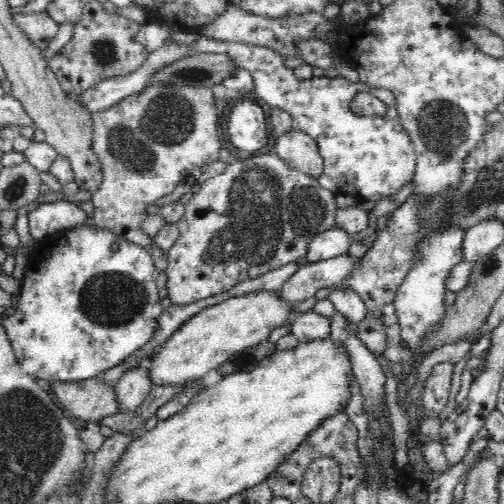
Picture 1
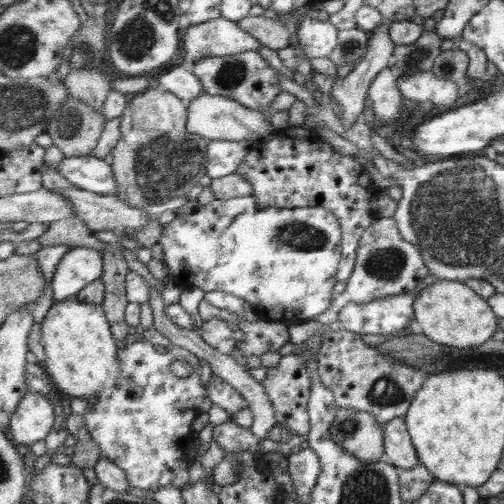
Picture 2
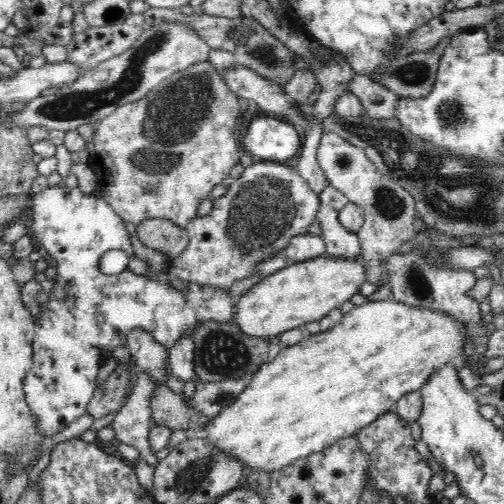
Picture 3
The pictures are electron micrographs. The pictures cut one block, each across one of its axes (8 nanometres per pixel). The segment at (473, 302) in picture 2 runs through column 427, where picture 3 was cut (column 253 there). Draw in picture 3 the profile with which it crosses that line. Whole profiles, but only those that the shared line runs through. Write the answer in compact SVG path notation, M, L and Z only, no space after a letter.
M364 254L356 256L318 256L304 262L296 262L278 270L266 280L248 290L238 304L236 324L250 336L270 338L280 336L292 328L304 328L308 322L318 322L334 308L340 308L354 294L360 294L360 286L368 280L368 260Z

